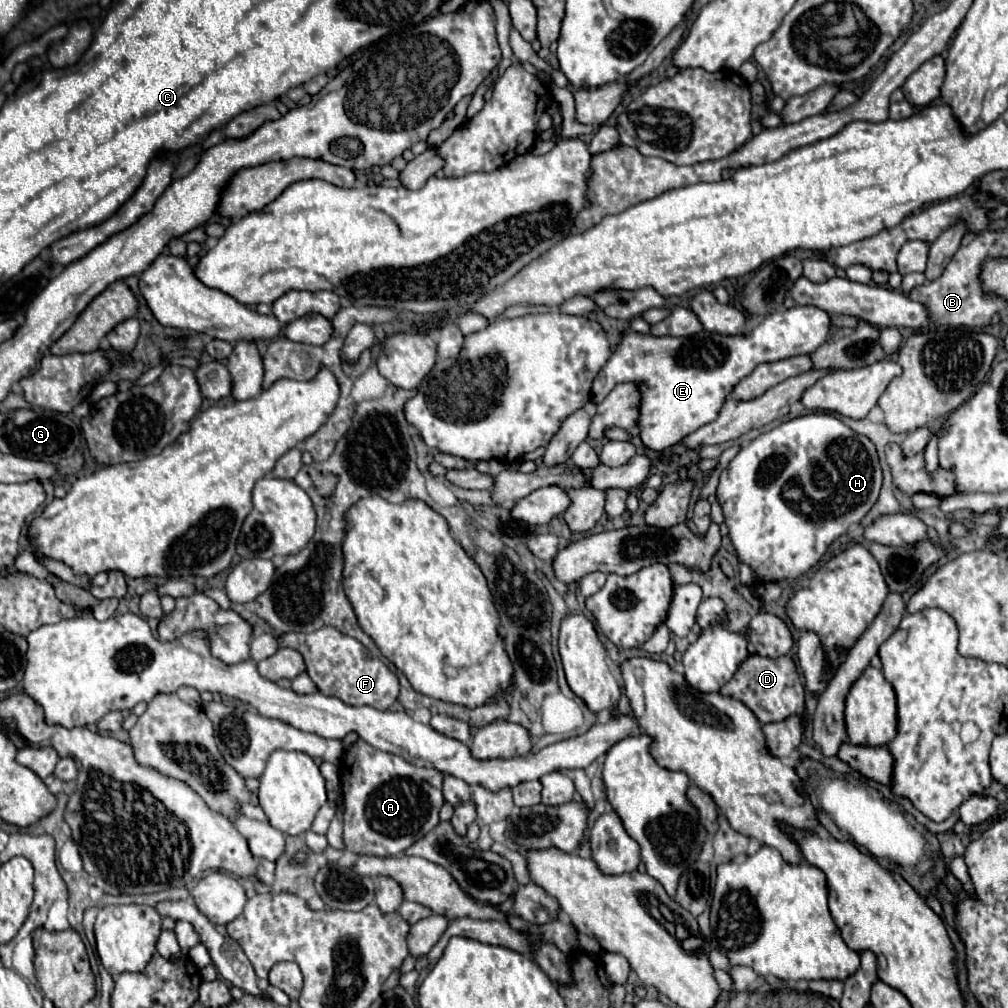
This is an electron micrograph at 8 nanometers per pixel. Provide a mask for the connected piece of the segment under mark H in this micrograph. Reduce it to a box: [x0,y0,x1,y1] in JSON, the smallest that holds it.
[717,413,881,581]

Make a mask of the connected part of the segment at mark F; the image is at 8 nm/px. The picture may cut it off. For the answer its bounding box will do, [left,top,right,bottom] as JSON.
[279,627,399,709]

